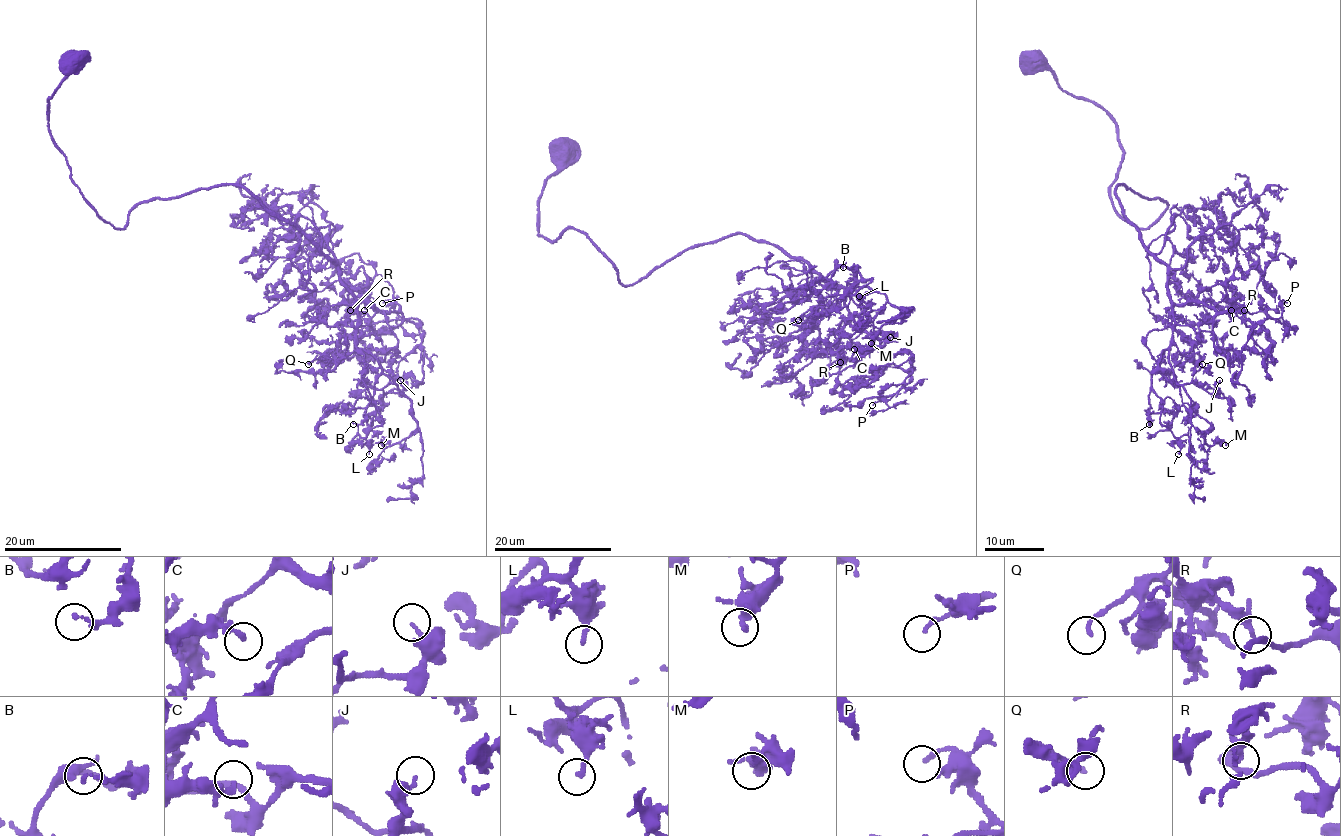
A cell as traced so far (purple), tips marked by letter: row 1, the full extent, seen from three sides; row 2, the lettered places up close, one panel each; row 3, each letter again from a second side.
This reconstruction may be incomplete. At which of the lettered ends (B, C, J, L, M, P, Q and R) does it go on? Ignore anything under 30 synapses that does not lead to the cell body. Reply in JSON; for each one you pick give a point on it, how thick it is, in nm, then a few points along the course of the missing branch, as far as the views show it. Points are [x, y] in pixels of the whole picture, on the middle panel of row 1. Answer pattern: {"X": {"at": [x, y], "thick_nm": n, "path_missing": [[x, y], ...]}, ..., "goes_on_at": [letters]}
{"goes_on_at": []}

